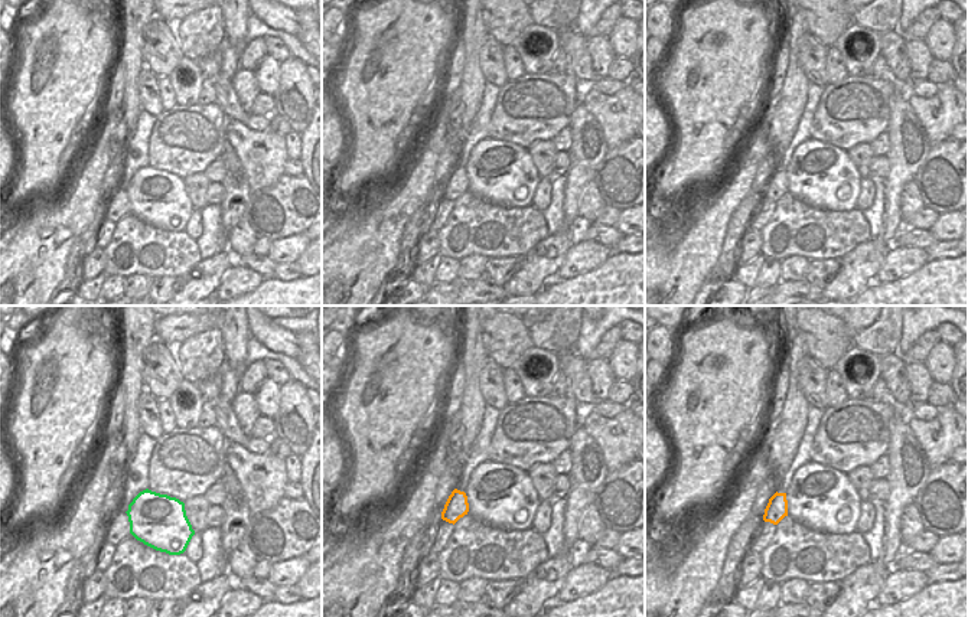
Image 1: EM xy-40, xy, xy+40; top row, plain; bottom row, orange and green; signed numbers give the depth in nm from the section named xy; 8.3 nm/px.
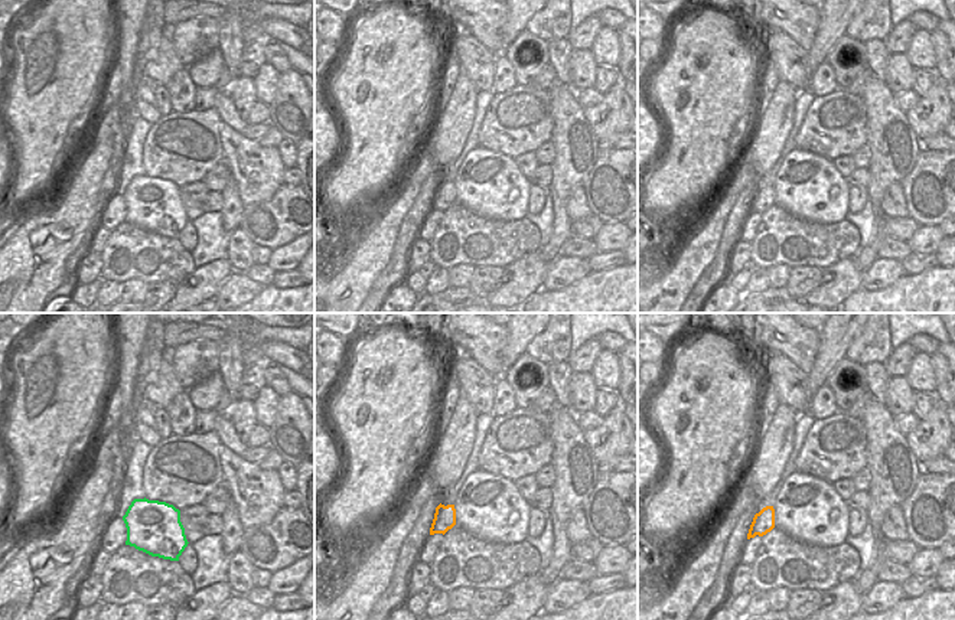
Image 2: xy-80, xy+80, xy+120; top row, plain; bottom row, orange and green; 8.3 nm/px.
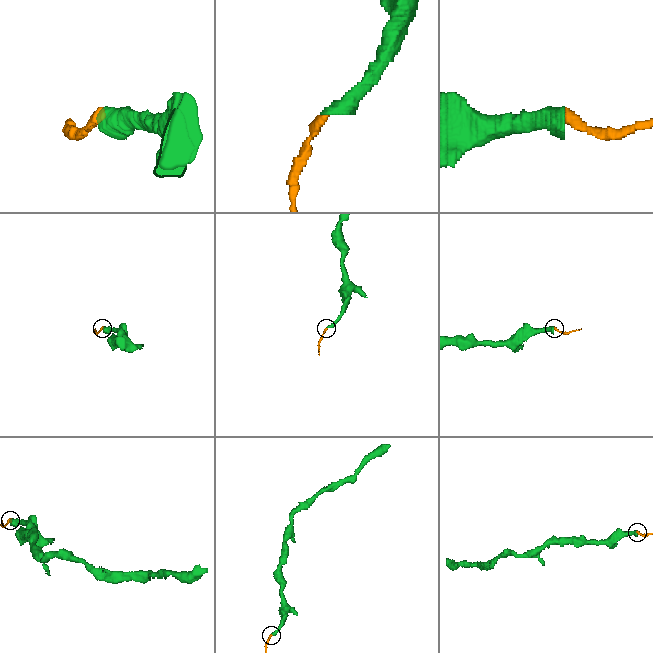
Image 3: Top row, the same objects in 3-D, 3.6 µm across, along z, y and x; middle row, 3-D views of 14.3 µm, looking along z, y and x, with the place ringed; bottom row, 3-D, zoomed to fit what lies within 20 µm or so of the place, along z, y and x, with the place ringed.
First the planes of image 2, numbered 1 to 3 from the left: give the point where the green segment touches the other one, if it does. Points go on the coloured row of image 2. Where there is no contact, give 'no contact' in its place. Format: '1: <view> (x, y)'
1: no contact
2: no contact
3: no contact

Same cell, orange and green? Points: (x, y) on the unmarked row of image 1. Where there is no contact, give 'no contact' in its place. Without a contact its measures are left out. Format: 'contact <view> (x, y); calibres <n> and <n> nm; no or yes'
no contact; no

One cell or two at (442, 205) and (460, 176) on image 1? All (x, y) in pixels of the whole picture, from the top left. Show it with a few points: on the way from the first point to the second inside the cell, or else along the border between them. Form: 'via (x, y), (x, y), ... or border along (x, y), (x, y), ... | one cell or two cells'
via (447, 198), (456, 183) | one cell

